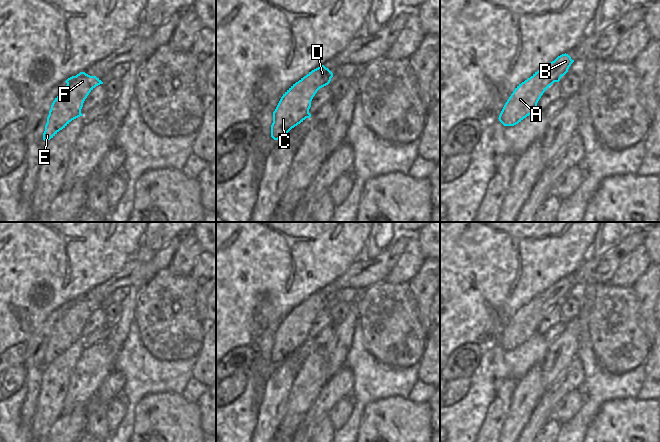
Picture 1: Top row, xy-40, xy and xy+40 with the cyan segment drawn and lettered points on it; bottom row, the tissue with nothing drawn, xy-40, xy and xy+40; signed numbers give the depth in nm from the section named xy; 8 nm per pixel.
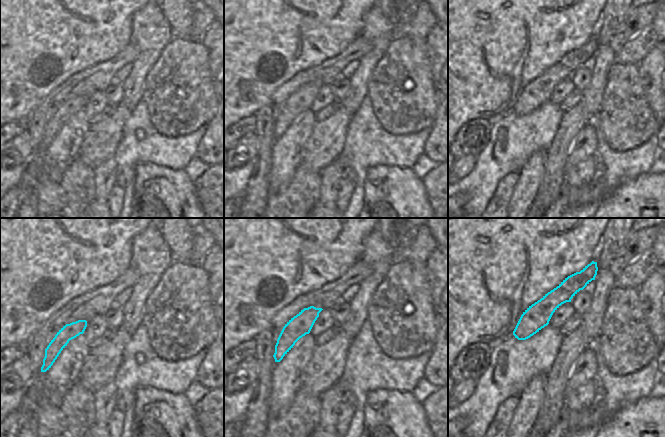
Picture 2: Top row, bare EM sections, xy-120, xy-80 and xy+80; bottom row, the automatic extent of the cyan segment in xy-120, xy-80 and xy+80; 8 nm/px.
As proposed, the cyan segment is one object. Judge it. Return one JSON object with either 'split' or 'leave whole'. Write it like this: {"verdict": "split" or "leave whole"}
{"verdict": "split"}

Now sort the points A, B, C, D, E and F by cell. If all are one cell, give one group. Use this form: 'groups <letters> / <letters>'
groups A C D E F / B

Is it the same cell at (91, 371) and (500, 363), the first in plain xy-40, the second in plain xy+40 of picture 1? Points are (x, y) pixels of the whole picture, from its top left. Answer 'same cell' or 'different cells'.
different cells

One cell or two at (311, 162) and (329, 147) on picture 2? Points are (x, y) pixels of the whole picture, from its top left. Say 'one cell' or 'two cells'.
one cell

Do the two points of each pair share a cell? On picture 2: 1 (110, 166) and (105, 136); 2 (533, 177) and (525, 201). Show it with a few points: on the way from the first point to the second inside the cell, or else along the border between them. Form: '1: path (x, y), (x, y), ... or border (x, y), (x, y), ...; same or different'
1: border (112, 157), (92, 169); different
2: path (528, 183), (525, 195); same

